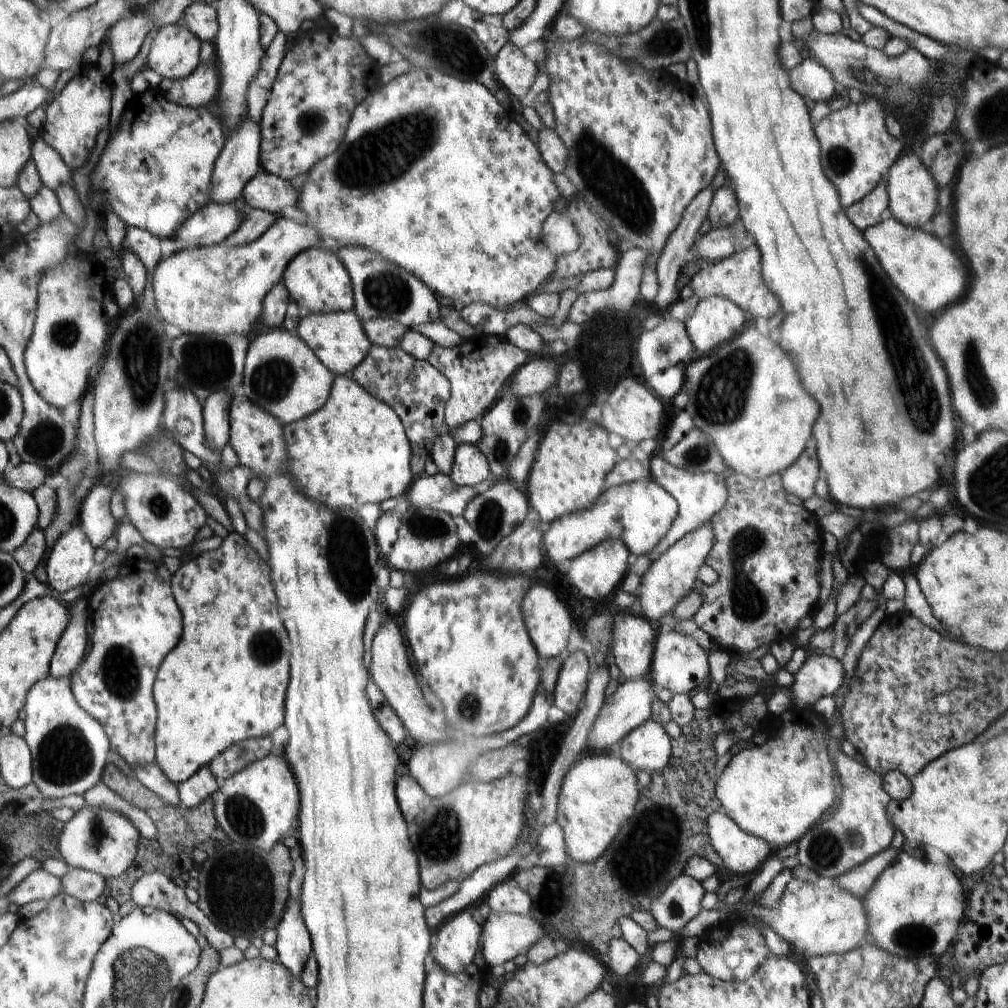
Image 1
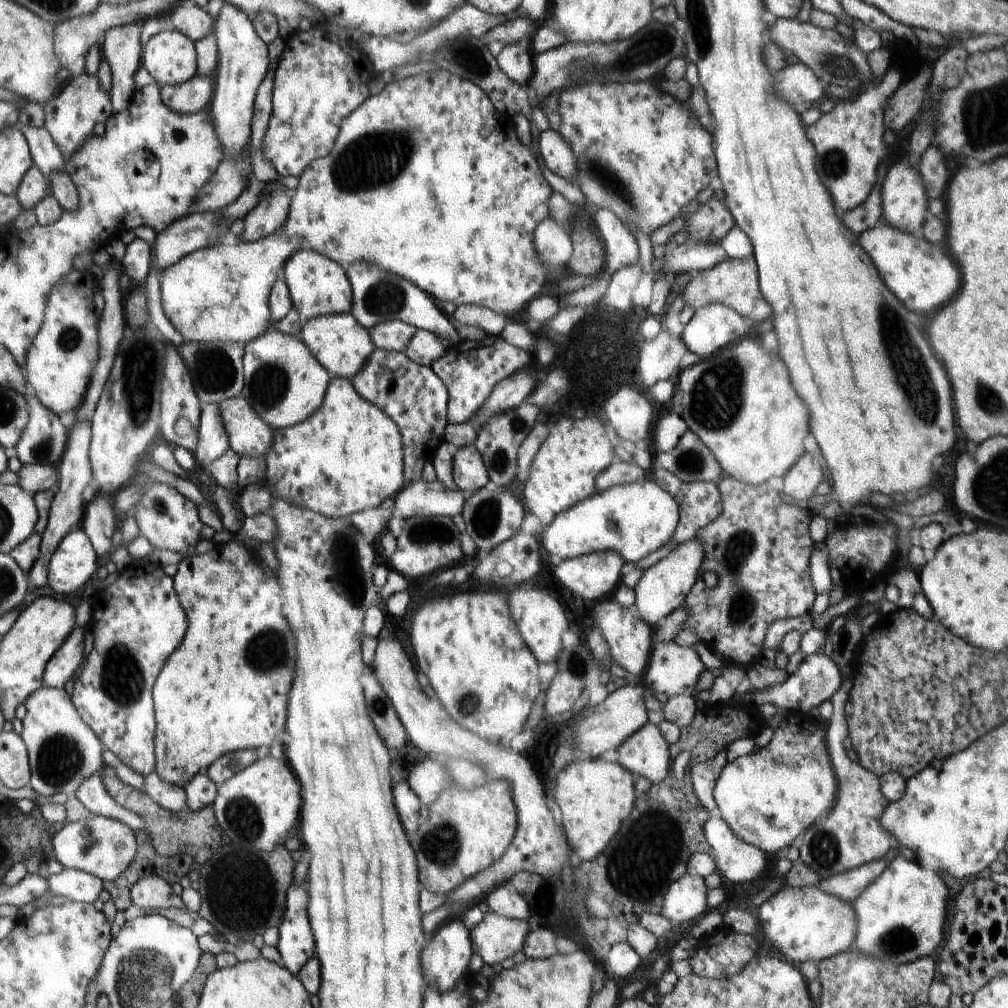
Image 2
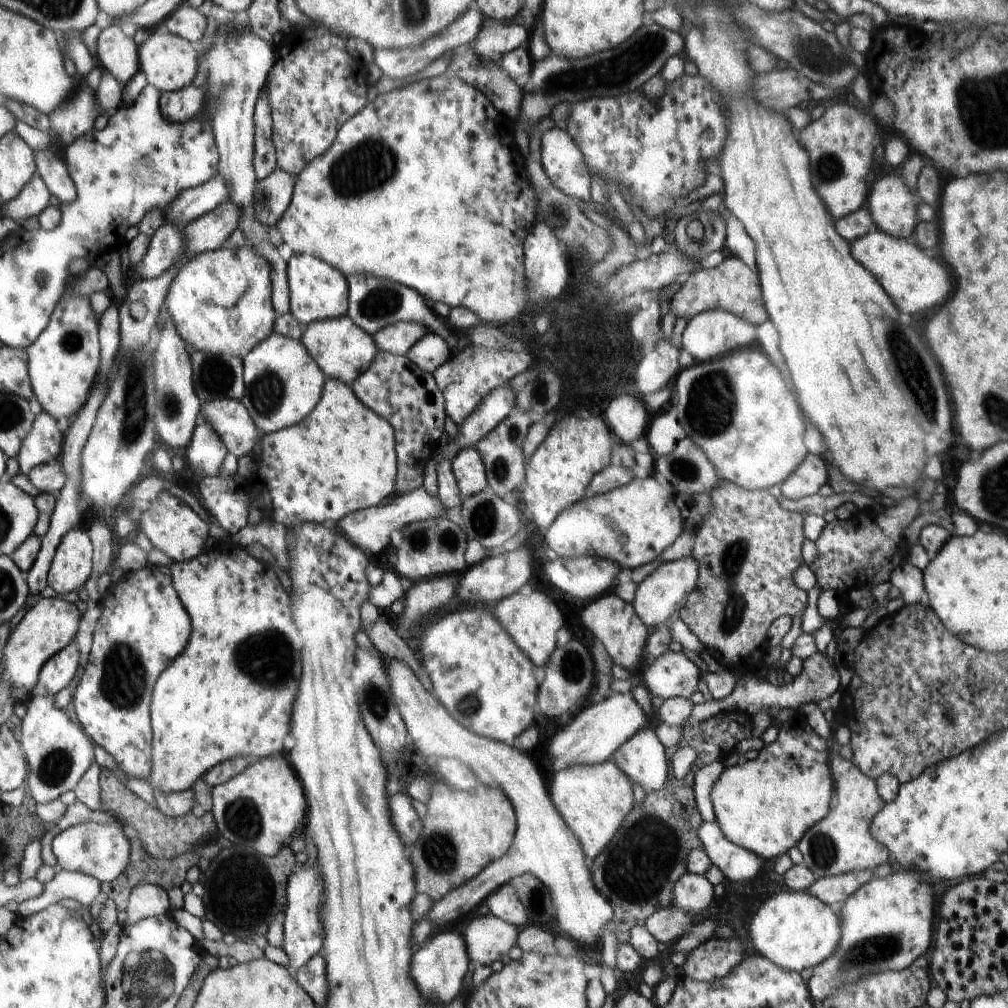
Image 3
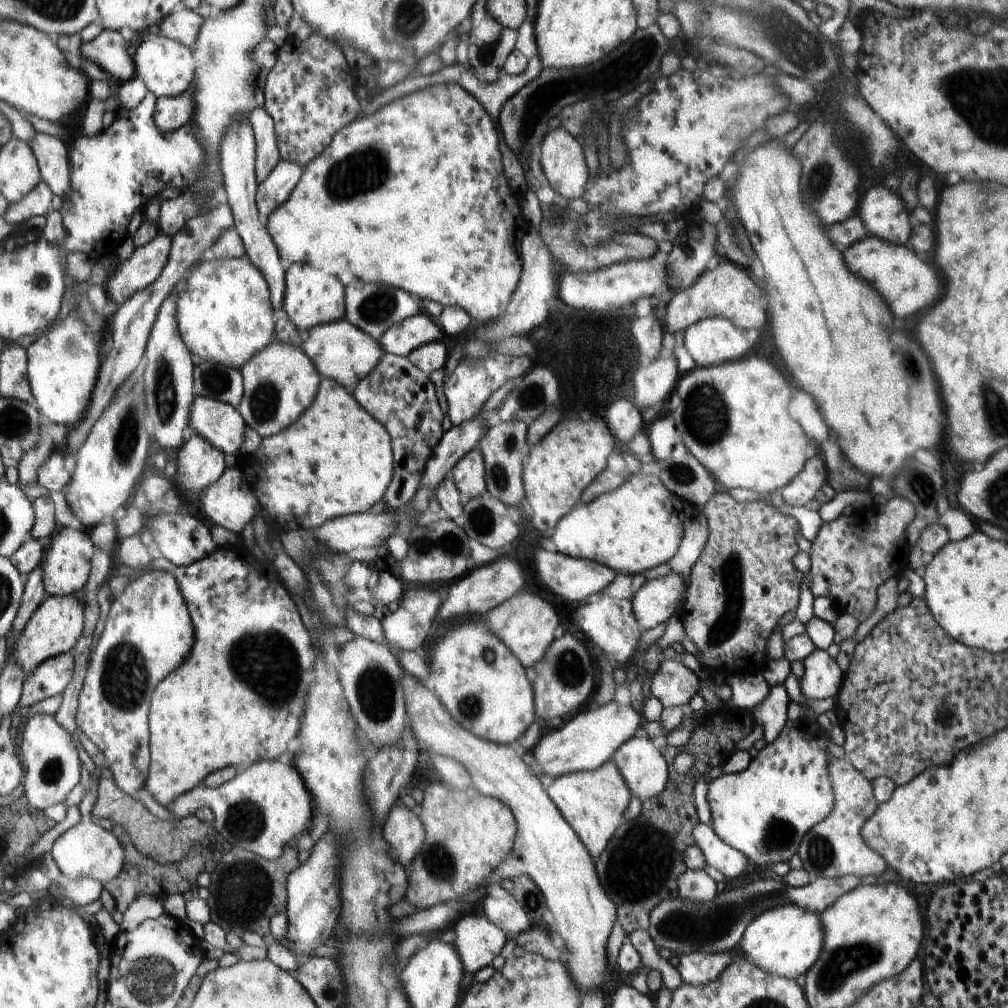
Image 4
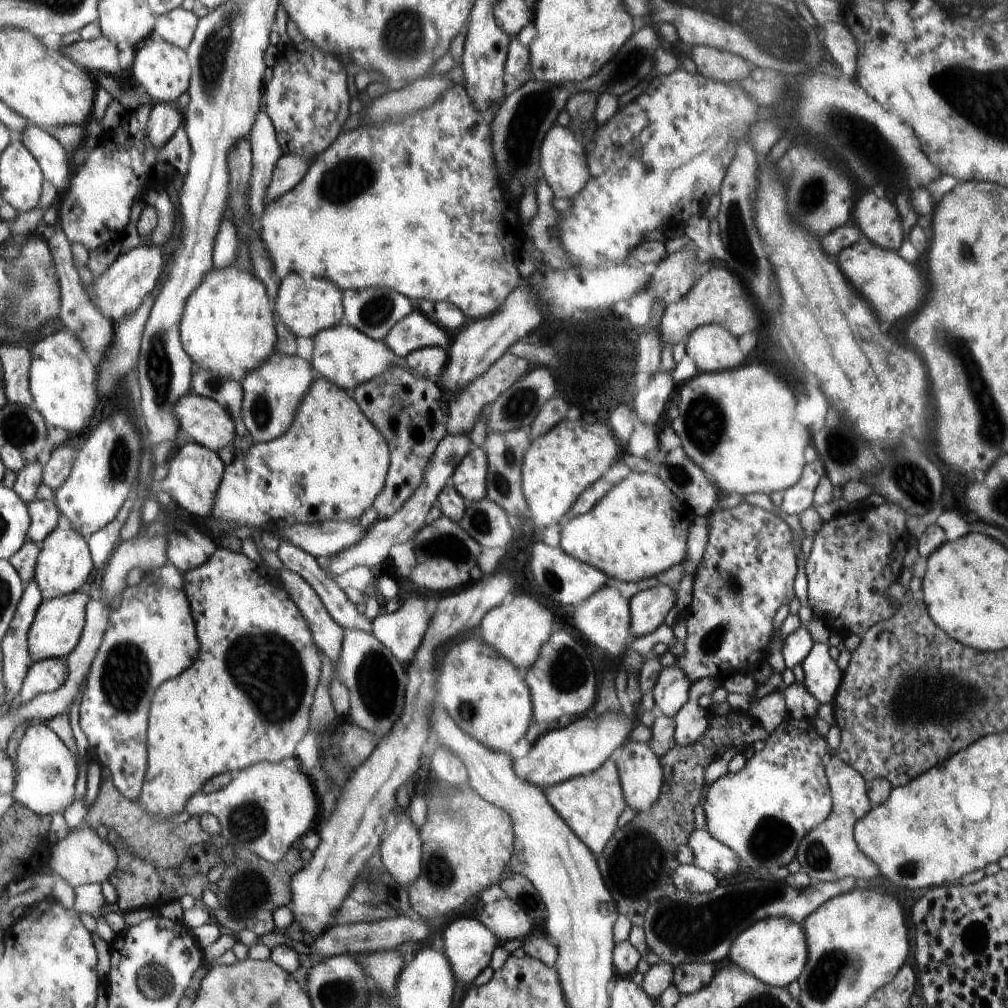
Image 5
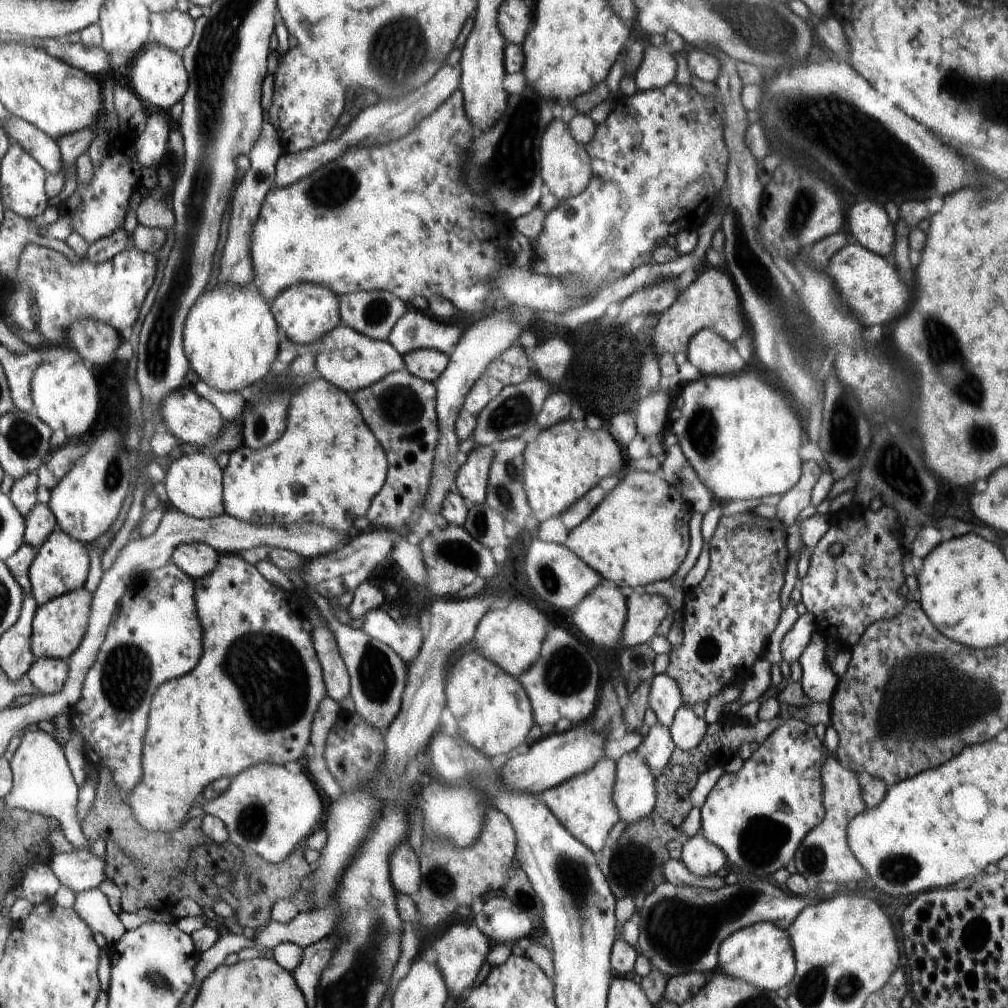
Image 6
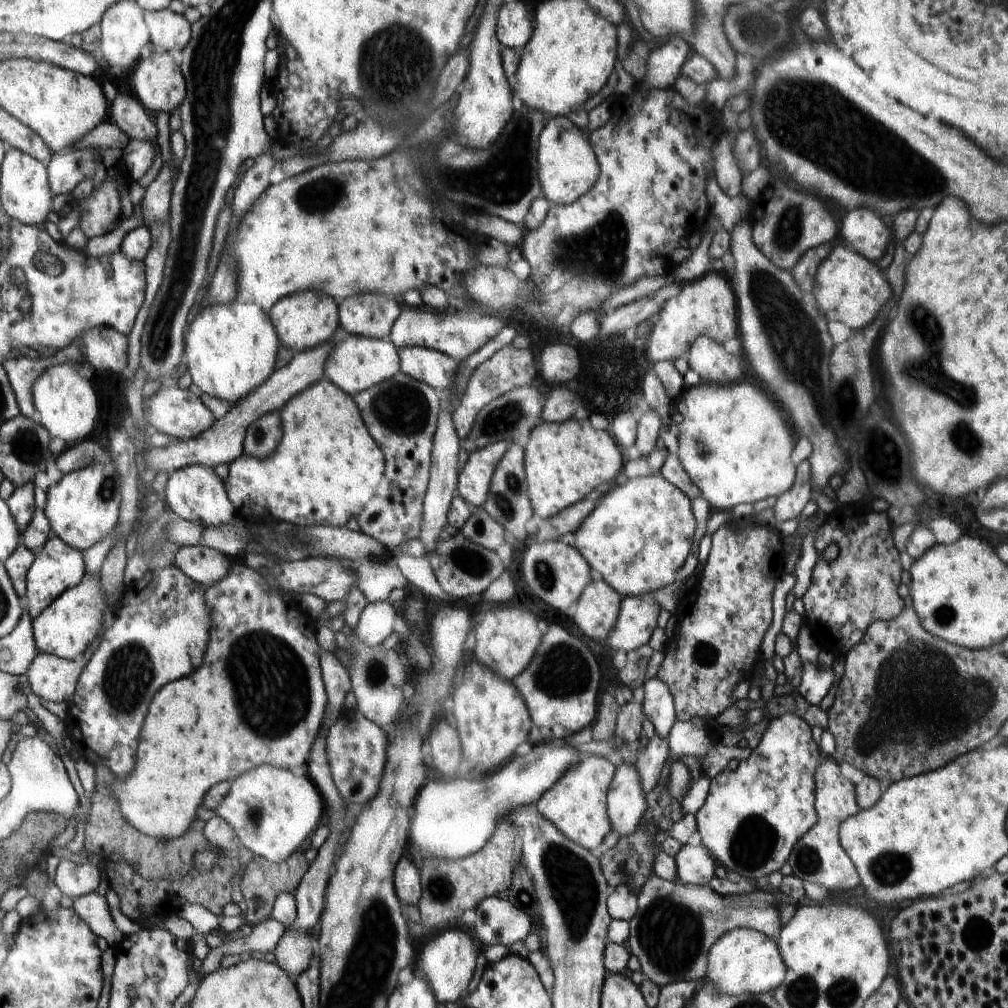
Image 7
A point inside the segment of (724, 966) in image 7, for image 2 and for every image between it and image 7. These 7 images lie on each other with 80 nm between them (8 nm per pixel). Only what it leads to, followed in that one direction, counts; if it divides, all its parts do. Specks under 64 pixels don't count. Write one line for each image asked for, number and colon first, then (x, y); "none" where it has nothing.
2: (807, 923)
3: (794, 930)
4: (785, 941)
5: (774, 950)
6: (760, 954)

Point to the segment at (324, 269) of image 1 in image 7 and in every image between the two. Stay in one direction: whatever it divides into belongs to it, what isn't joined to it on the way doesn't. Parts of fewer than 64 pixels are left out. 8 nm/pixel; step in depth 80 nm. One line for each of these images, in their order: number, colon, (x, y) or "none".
2: (317, 285)
3: (317, 291)
4: (312, 297)
5: (308, 305)
6: (307, 313)
7: (304, 321)

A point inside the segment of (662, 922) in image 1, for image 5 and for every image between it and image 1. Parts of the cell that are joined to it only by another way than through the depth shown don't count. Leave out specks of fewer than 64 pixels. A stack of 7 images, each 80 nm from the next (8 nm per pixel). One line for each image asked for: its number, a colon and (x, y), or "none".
2: (685, 900)
3: (693, 893)
4: (693, 884)
5: (687, 877)

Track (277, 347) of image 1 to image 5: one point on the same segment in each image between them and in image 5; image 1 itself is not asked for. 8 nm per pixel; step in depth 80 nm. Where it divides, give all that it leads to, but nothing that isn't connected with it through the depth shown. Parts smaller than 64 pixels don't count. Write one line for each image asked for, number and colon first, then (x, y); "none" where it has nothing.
2: (285, 383)
3: (282, 382)
4: (280, 383)
5: (271, 394)

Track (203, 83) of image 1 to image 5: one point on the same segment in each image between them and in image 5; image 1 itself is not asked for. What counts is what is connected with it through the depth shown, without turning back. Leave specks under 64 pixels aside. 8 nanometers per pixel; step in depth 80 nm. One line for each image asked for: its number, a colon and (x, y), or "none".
2: (192, 96)
3: (179, 106)
4: (171, 113)
5: (164, 119)

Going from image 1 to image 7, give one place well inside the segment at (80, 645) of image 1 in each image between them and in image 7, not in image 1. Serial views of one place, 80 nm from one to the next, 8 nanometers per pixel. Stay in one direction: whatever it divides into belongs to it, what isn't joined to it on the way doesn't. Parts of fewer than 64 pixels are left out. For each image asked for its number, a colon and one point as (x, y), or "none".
2: (59, 670)
3: (56, 674)
4: (52, 676)
5: (46, 676)
6: (48, 675)
7: (52, 678)

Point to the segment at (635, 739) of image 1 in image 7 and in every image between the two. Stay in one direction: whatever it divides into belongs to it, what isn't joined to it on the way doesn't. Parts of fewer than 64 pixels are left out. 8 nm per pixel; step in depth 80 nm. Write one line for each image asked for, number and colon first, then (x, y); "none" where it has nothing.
2: (646, 753)
3: (642, 758)
4: (642, 765)
5: (640, 772)
6: (634, 795)
7: (626, 803)

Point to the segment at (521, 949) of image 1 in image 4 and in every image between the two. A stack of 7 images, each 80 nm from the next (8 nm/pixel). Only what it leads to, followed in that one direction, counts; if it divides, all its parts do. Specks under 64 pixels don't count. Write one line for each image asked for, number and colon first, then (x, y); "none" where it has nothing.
2: (496, 937)
3: (486, 938)
4: (477, 941)

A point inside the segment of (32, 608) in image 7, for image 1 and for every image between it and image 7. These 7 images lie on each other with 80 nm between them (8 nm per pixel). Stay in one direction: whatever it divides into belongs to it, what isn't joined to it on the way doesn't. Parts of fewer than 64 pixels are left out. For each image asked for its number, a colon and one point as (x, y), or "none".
1: (69, 562)
2: (72, 565)
3: (71, 565)
4: (67, 565)
5: (64, 563)
6: (61, 565)

